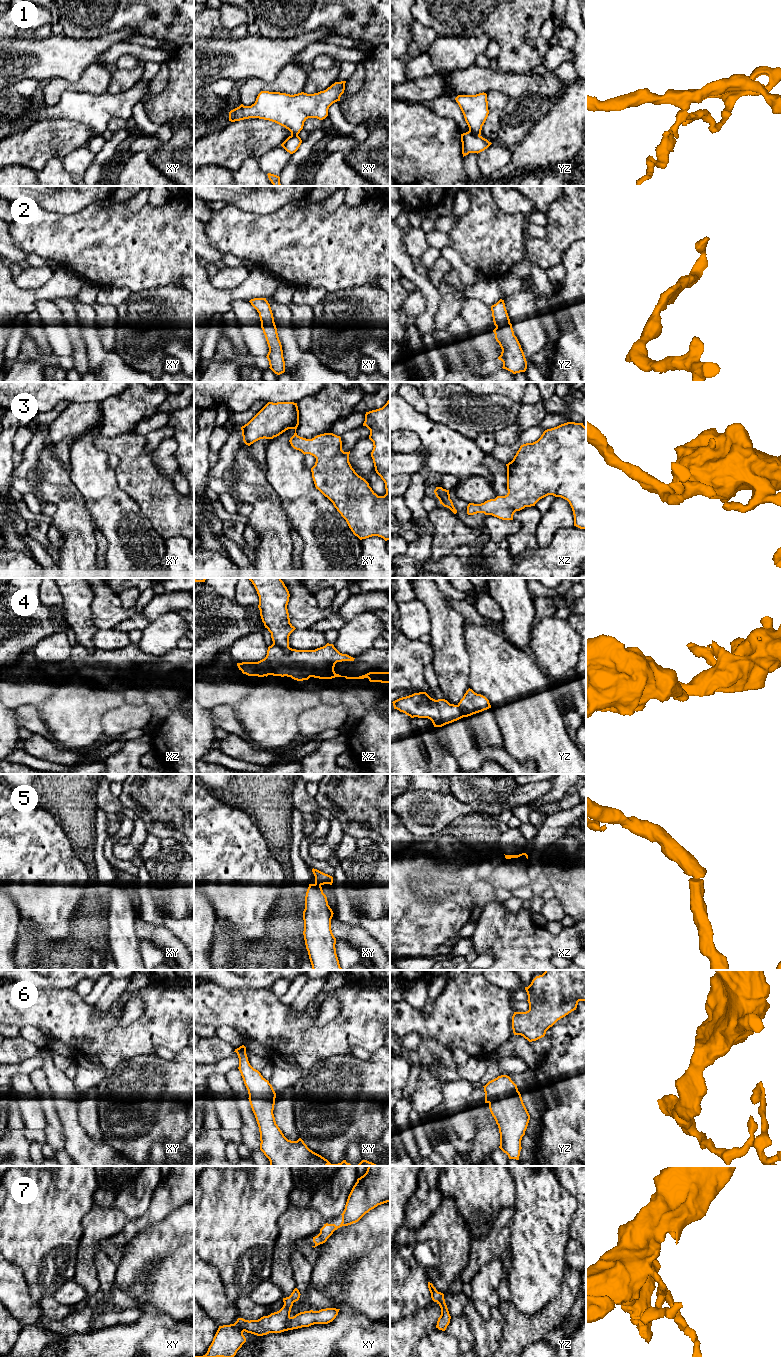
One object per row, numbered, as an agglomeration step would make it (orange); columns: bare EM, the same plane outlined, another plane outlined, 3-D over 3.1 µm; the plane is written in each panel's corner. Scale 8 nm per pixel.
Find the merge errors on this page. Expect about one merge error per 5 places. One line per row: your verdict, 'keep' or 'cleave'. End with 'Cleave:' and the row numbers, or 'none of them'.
1: cleave
2: keep
3: keep
4: cleave
5: cleave
6: keep
7: keep
Cleave: 1, 4, 5

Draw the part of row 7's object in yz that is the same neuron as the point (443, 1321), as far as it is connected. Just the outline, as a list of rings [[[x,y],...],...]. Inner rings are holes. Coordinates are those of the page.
[[[428,1282],[428,1288],[431,1293],[431,1298],[436,1302],[441,1308],[441,1315],[438,1318],[436,1328],[445,1331],[450,1323],[451,1316],[449,1314],[447,1305],[445,1303],[444,1294],[438,1292],[432,1283]]]

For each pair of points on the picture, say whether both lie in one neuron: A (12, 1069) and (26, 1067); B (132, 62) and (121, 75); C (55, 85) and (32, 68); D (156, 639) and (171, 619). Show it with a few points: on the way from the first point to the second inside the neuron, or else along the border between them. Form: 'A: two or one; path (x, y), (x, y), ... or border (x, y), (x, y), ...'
A: one; path (15, 1068), (23, 1068)
B: two; border (137, 64), (129, 69), (114, 68)
C: two; border (72, 80), (52, 78), (44, 83)
D: one; path (161, 634), (171, 624)

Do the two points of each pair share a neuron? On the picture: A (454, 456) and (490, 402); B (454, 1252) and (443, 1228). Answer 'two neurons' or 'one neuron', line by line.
A: two neurons
B: one neuron

